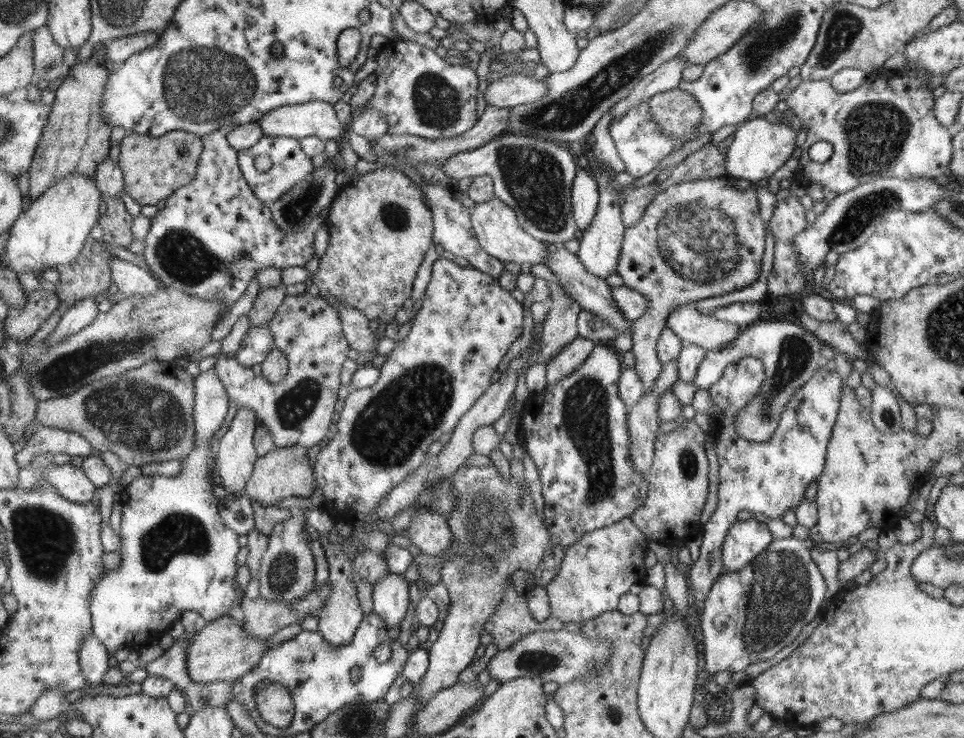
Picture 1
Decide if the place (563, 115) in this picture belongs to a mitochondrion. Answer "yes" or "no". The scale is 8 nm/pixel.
yes

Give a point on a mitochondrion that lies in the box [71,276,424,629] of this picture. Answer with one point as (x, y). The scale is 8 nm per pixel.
(138, 416)

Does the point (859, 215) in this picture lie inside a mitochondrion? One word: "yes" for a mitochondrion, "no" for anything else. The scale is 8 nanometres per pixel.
yes

